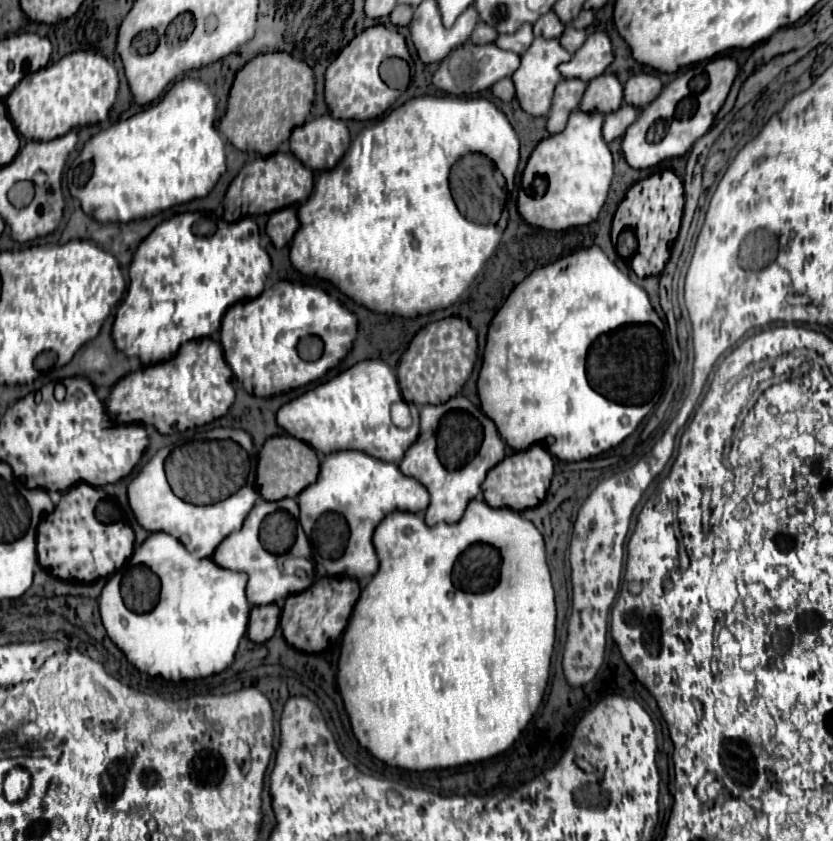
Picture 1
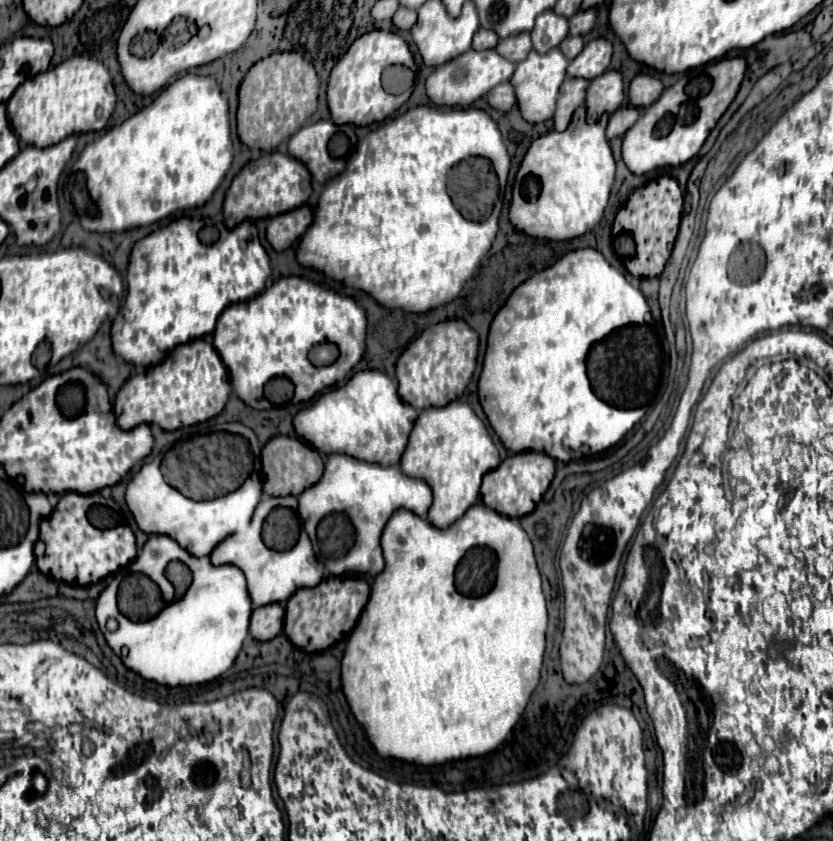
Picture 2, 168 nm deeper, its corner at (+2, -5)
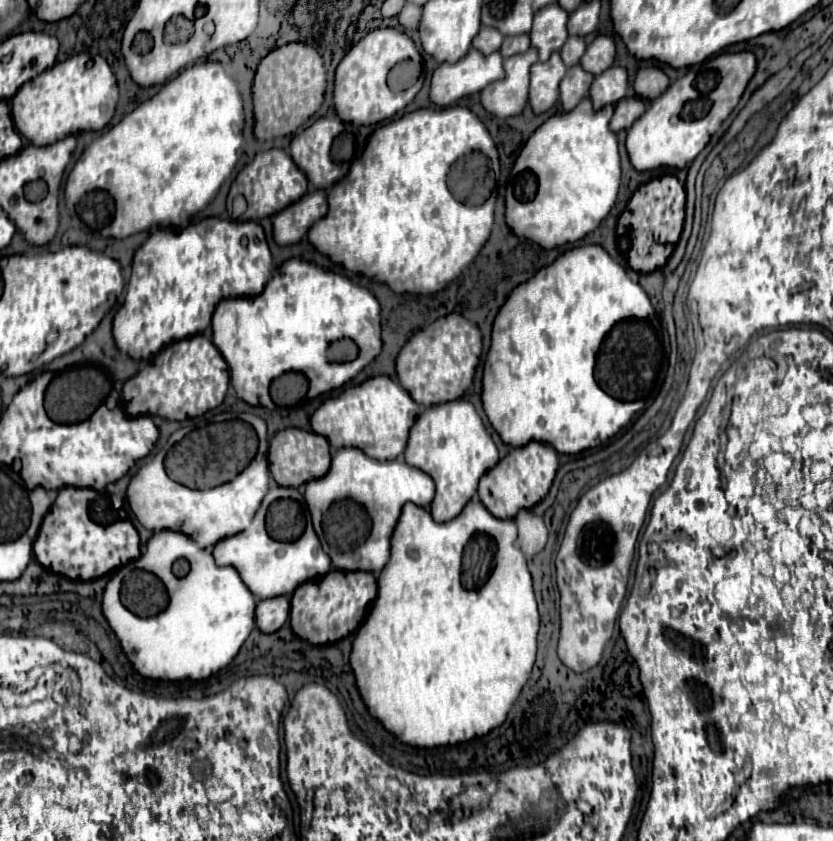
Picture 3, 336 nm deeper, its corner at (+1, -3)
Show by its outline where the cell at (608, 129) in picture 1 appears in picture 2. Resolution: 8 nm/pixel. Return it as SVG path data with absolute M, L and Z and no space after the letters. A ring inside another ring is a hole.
M632 106L618 108L618 110L610 116L610 122L608 122L608 130L606 130L608 140L612 140L612 138L616 138L616 136L622 136L628 128L632 128L632 124L638 120L638 116L640 116L638 108L632 108Z

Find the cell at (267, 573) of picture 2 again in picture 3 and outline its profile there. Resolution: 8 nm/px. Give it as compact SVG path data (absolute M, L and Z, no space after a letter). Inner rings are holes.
M273 484L271 490L267 492L267 496L263 498L251 526L247 530L243 530L241 534L223 538L221 542L217 542L217 546L213 548L213 558L219 566L233 566L237 568L237 572L241 574L245 586L249 586L249 590L255 594L255 598L265 600L265 598L275 598L275 596L289 596L293 594L293 590L307 582L309 578L317 578L317 576L325 576L331 570L331 562L329 556L321 550L321 542L313 530L311 519L309 518L309 532L303 532L299 540L295 542L277 542L273 538L269 538L267 530L265 530L265 514L267 508L273 500L277 498L299 498L301 494L299 490L293 488L283 488Z

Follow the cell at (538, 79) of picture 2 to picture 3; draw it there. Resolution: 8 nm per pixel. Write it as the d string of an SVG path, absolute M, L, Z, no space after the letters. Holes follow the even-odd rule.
M553 52L547 62L535 62L531 66L531 86L529 86L529 106L535 114L547 112L559 98L557 88L565 76L567 66L563 64L559 52Z

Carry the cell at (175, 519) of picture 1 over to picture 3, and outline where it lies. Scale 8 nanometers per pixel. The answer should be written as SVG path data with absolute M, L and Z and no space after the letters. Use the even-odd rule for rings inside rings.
M267 442L265 450L257 456L257 462L251 462L237 478L227 484L209 490L191 490L173 482L163 468L165 450L157 452L151 462L143 464L139 472L131 478L127 488L127 500L137 520L149 530L173 530L189 536L199 548L211 548L219 540L229 538L245 530L253 514L257 512L269 484L269 468L267 468ZM145 496L145 500L143 500Z

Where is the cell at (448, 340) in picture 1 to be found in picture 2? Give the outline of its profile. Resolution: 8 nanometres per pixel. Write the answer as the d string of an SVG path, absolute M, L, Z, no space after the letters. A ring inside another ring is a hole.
M446 320L436 326L430 326L422 332L398 358L396 378L400 398L414 408L430 408L432 404L444 406L458 398L466 384L472 380L478 356L478 334L464 320ZM426 346L428 348L426 352Z

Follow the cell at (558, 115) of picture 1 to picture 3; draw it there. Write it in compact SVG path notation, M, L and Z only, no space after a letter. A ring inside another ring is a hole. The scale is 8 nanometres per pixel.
M579 64L567 70L559 86L559 100L561 100L563 112L571 112L589 94L591 82L593 82L593 74L585 72Z

